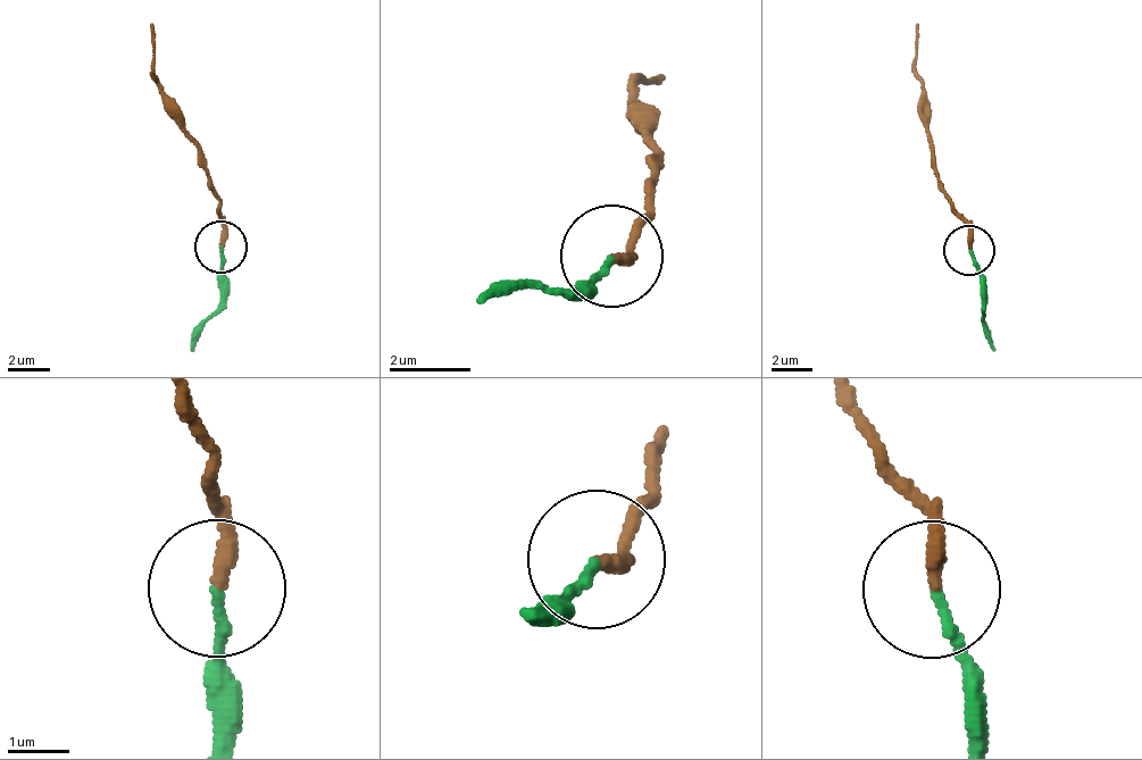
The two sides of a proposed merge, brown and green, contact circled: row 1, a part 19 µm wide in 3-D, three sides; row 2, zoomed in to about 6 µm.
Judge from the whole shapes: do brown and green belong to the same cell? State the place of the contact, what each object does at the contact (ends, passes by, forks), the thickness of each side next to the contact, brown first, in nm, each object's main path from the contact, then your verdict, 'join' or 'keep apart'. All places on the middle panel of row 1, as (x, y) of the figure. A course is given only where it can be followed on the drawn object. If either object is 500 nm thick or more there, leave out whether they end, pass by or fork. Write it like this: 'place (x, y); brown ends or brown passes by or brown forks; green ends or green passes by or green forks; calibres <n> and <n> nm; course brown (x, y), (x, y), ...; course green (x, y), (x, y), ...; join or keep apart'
place (611, 256); brown ends; green ends; calibres 260 and 140 nm; course brown (614, 259), (630, 255), (658, 186), (651, 135), (632, 89), (658, 80); course green (614, 259), (565, 289), (481, 303); keep apart

